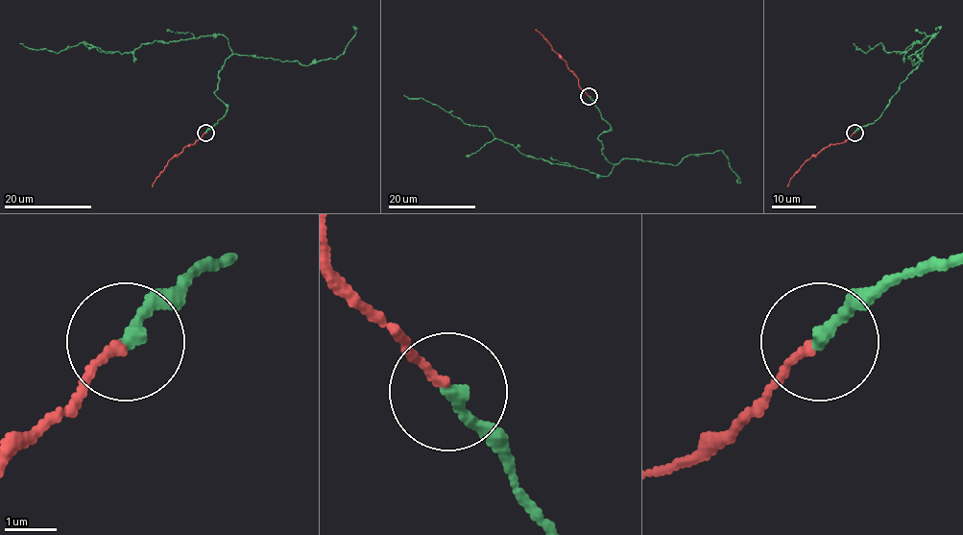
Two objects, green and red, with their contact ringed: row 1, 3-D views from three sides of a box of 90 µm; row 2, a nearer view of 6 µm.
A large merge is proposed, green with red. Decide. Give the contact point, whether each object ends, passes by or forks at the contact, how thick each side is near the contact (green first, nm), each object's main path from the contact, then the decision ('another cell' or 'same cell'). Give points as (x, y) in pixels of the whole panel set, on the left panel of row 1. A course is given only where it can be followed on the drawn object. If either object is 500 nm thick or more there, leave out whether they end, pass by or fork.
place (205, 133); green ends; red ends; calibres 280 and 150 nm; course green (205, 132), (227, 111), (214, 93), (232, 53), (221, 35), (120, 54), (20, 43); course red (205, 133), (169, 159), (152, 187); same cell

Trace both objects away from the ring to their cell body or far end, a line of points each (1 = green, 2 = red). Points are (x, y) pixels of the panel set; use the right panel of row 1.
1: (854, 132), (883, 111), (934, 35), (900, 54), (886, 52), (881, 43), (865, 53), (853, 43)
2: (854, 133), (844, 142), (830, 144), (807, 159), (791, 178), (788, 187)

